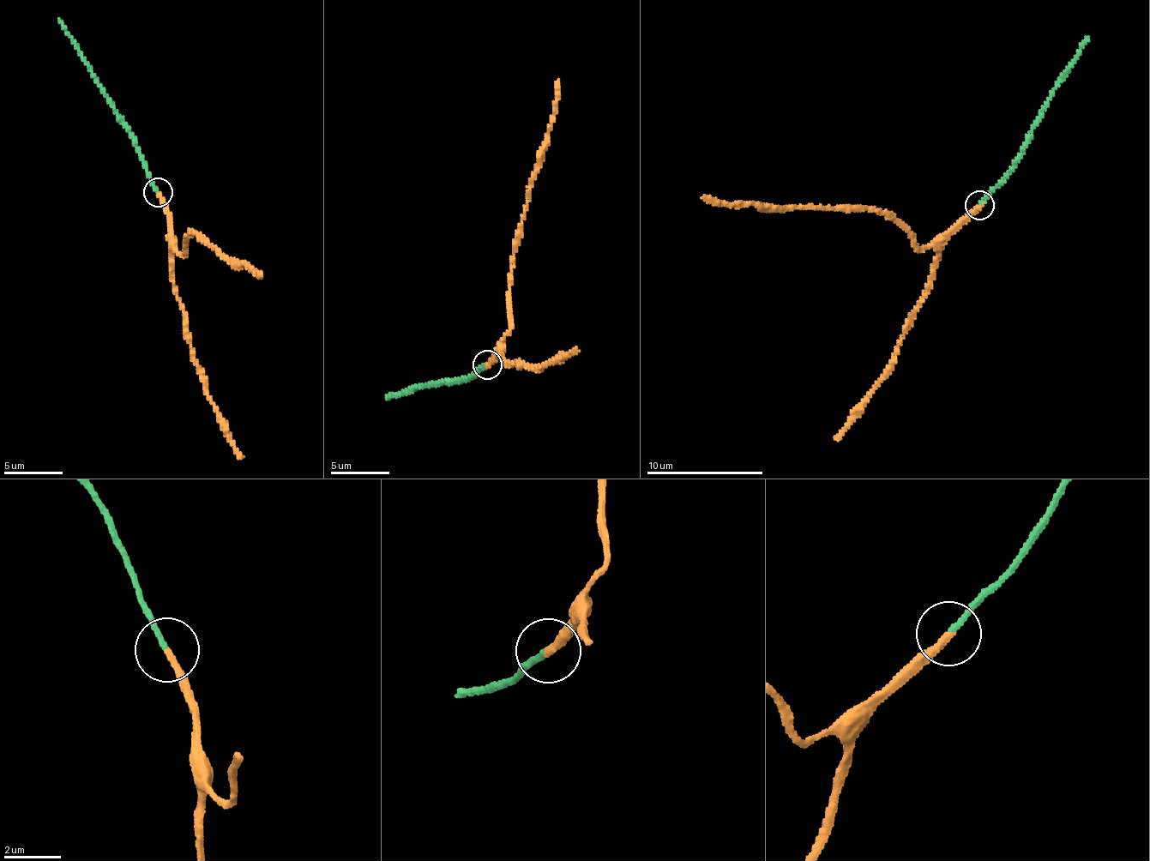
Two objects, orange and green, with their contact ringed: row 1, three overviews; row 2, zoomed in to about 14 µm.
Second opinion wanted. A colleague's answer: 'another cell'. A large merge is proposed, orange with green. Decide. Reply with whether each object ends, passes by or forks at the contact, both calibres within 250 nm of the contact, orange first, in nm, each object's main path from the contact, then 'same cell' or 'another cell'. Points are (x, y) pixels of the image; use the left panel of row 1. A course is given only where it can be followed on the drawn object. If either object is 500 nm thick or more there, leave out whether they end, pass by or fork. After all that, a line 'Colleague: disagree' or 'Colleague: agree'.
orange ends there; green ends there; 260 nm thick on the orange side, 180 nm on the other; orange runs (157, 192), (180, 254), (195, 232), (232, 267), (245, 264), (261, 275); green runs (157, 192), (140, 149), (59, 18); same cell
Colleague: disagree

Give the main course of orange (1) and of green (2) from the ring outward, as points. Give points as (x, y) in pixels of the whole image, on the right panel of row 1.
1: (979, 206), (929, 245), (920, 247), (914, 237), (875, 211), (817, 206), (766, 207), (721, 203), (701, 197)
2: (979, 206), (1010, 169), (1056, 82), (1088, 37)

